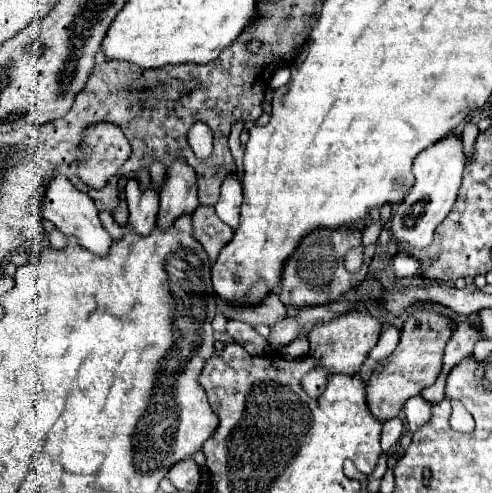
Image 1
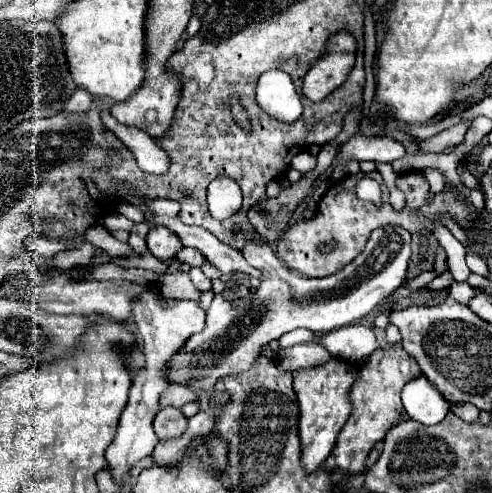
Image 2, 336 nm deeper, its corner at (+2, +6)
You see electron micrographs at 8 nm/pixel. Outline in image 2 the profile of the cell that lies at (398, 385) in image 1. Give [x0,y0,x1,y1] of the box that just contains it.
[332,345,420,475]

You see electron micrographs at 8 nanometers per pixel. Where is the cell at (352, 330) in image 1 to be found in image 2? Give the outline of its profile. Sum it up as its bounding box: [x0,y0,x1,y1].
[294,359,356,473]

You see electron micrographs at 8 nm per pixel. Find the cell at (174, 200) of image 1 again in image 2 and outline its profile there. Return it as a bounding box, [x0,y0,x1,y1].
[146,227,182,261]

